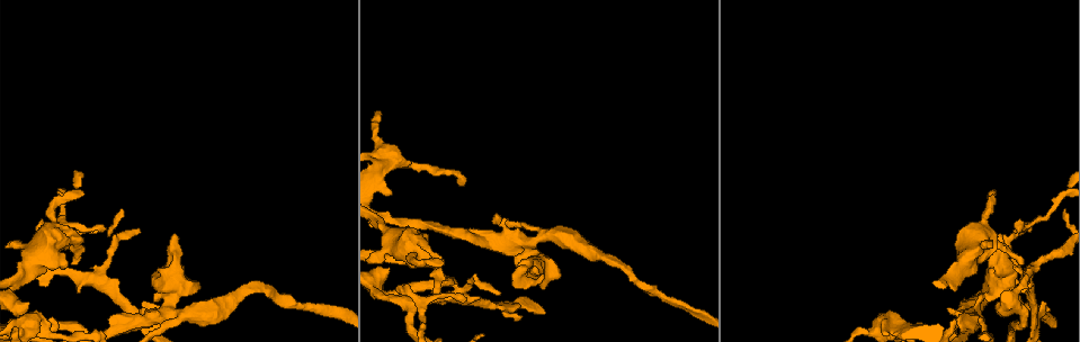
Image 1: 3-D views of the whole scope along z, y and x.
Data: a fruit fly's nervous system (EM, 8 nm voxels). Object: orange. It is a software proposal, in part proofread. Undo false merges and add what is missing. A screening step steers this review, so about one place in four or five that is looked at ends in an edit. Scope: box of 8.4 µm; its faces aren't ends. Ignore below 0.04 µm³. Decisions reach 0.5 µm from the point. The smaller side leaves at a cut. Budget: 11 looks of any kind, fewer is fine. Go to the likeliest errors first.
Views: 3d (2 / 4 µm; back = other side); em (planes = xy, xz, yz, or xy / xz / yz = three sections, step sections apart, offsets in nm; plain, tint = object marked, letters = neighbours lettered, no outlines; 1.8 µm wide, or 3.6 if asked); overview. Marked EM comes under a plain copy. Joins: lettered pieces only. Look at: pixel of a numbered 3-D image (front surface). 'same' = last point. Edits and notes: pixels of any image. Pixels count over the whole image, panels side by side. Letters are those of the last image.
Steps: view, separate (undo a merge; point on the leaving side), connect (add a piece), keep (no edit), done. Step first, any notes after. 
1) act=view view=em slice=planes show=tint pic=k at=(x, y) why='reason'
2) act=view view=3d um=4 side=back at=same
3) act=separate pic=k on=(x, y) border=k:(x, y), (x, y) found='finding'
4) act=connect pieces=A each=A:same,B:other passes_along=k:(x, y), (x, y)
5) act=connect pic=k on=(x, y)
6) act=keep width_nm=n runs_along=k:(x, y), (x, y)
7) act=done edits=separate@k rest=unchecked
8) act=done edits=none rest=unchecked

act=view view=em slice=planes show=letters pic=1 at=(995, 192) why='free end'

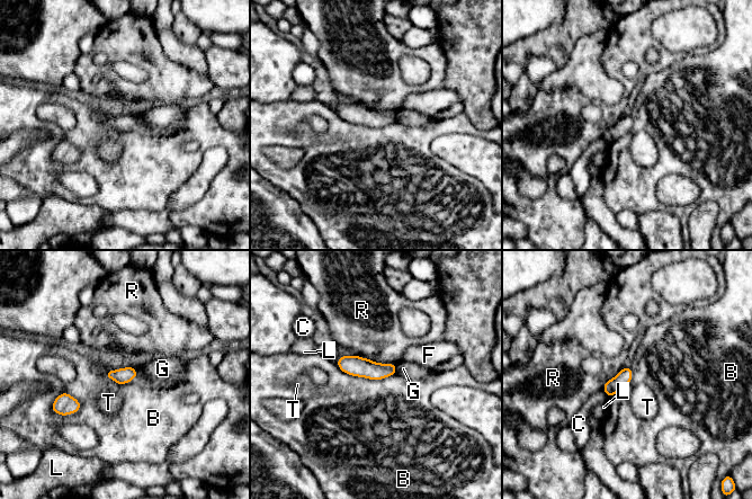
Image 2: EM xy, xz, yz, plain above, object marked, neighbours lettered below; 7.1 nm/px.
act=keep each=B:other,C:other,F:other,G:other,L:other,R:other,T:other border=2:(51, 404), (66, 392), (81, 407) found='none of them fits'

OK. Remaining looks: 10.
act=view view=3d um=4 pic=1 at=(1023, 264)

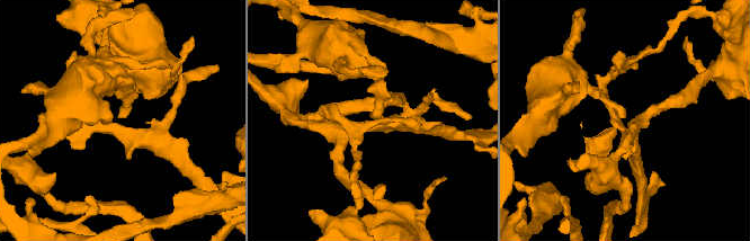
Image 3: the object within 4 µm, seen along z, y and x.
act=view view=em um=3.6 slice=yz step=8 show=letters pic=3 at=(623, 115) why='shape alone is not enough'

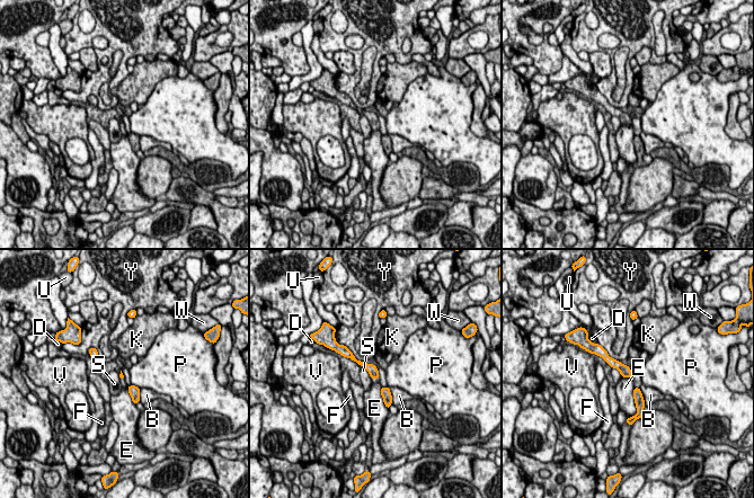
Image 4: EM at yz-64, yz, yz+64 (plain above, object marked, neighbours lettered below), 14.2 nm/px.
act=keep each=B:other,D:other,E:other,F:other,K:other,P:other,S:other,U:other,V:other,W:other,Y:other border=4:(633, 388), (636, 414) found='no lettered piece goes on from it'

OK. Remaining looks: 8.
act=view view=em um=3.6 slice=yz step=4 show=tint pic=1 at=(386, 160) why='sharp bend'

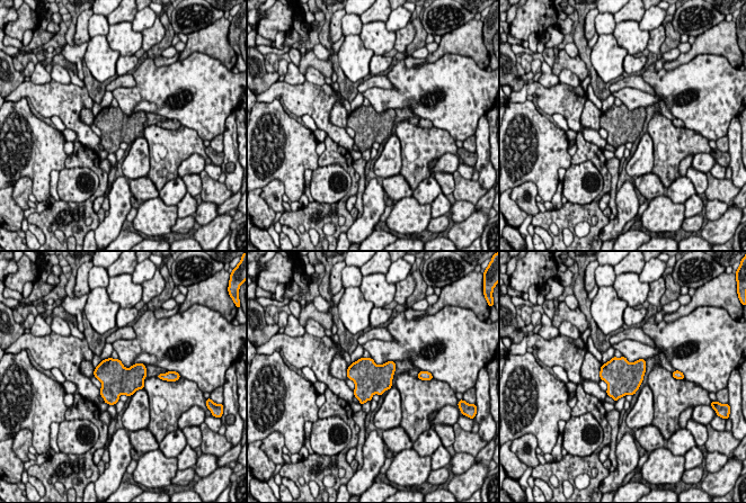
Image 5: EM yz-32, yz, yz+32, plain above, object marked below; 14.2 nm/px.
act=view view=em um=3.6 slice=yz step=4 show=letters at=same

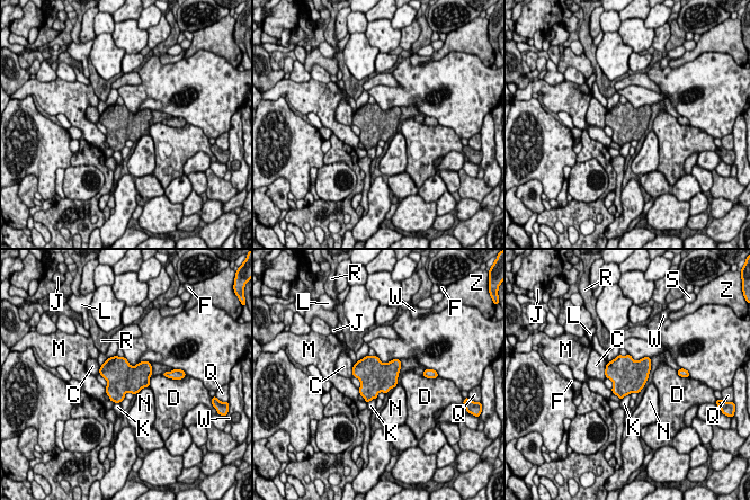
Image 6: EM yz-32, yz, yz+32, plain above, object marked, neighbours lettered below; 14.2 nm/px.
act=keep longest_contact=S:220nm each=C:other,D:other,F:other,J:other,K:other,L:other,M:other,N:other,Q:other,R:other,S:other,W:other,Z:other border=6:(607, 363), (605, 376) found='all the same neuron'

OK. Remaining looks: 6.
act=view view=3d um=2 pic=1 at=(998, 234)

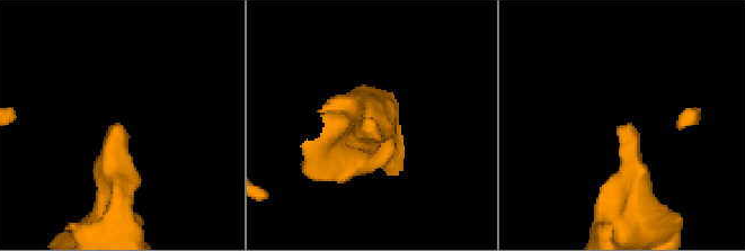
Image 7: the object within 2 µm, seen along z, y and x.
act=view view=em slice=planes show=letters pic=7 at=(620, 127)

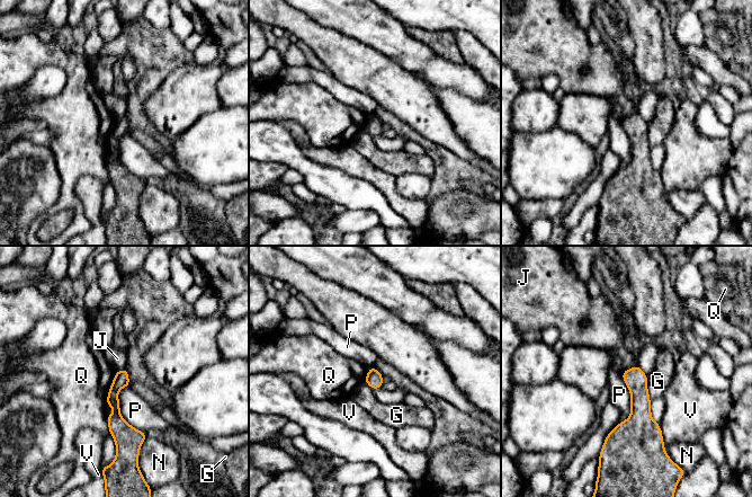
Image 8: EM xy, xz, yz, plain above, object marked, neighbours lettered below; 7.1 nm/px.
act=keep each=G:other,J:other,N:other,P:other,Q:other,V:other runs_along=8:(124, 372), (114, 390), (117, 440) found='no lettered piece goes on from it'

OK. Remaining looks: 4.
act=view view=3d um=4 pic=1 at=(1043, 312) why='free end'

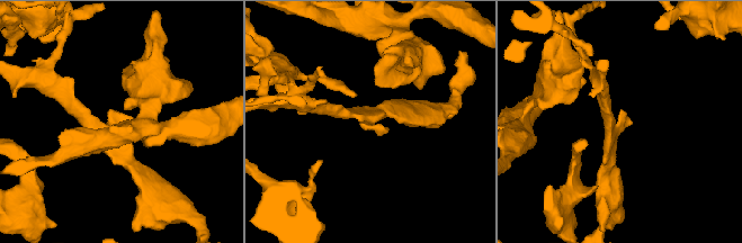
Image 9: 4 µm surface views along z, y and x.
act=view view=em um=3.6 slice=planes show=letters pic=9 at=(621, 125) arm_widths_nm=170,190 why='need the tissue'

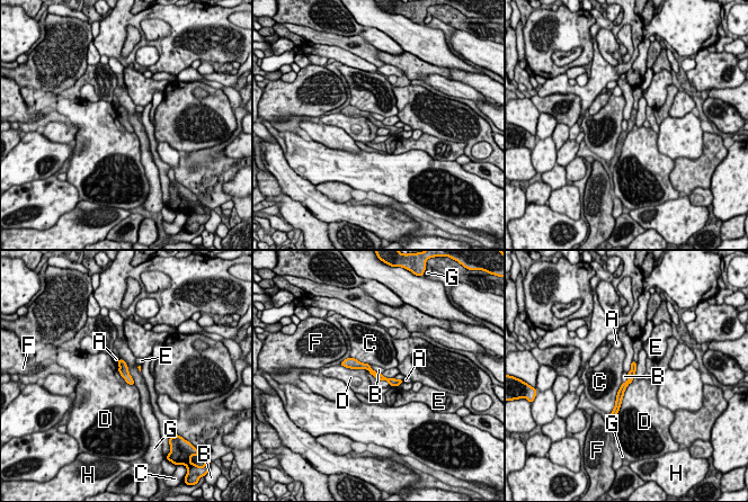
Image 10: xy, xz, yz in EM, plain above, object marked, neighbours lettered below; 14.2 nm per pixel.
act=keep longest_contact=D:600nm each=A:other,B:other,C:other,D:other,E:other,F:other,G:other,H:other border=10:(341, 365), (365, 368), (379, 379) found='no lettered piece goes on from it'

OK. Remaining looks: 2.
act=done edits=none rest=unchecked

